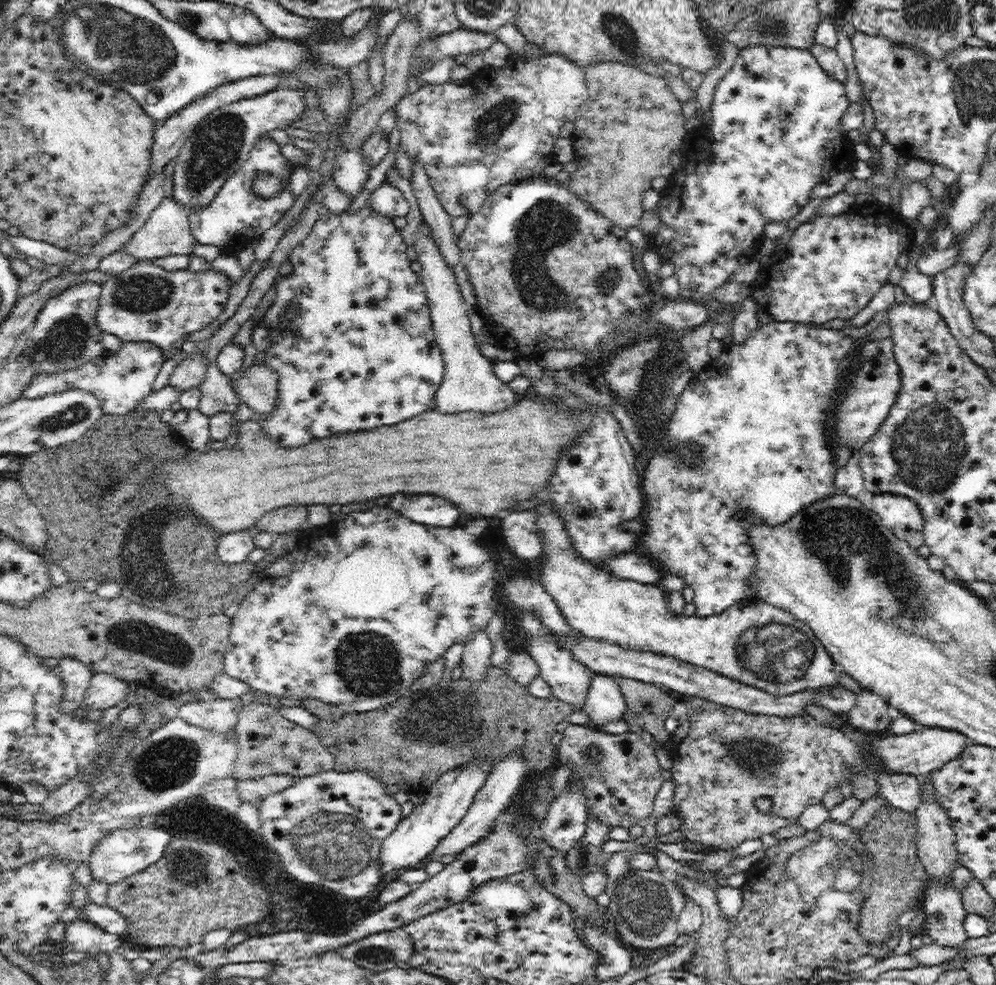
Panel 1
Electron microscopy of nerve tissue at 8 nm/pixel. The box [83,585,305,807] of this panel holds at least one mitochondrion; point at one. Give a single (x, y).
(169, 763)

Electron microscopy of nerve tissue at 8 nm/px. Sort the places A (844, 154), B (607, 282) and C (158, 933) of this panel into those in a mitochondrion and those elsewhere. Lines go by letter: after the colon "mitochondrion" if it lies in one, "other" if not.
A: other
B: mitochondrion
C: other

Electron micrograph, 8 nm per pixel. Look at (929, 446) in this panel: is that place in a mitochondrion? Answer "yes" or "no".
yes

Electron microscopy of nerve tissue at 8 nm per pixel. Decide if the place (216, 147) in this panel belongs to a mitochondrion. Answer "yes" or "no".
yes

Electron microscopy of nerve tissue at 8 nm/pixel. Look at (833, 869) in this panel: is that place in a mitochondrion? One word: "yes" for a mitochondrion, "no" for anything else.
yes

